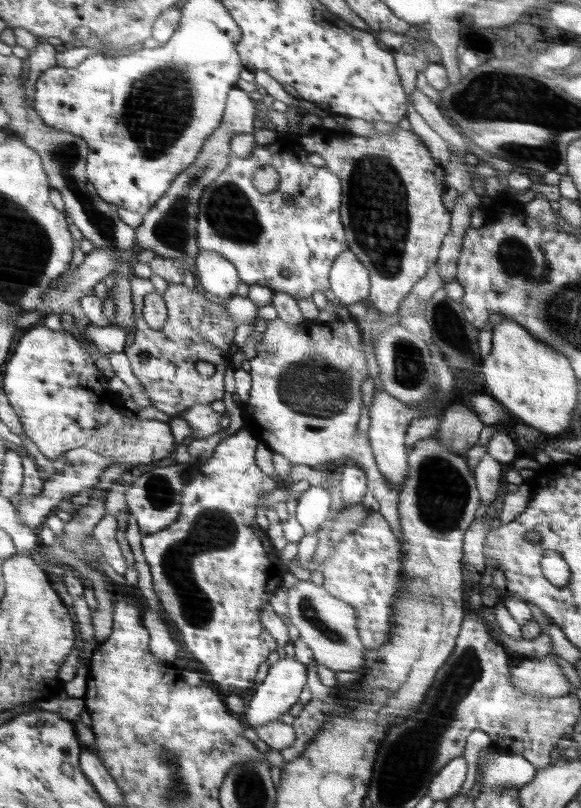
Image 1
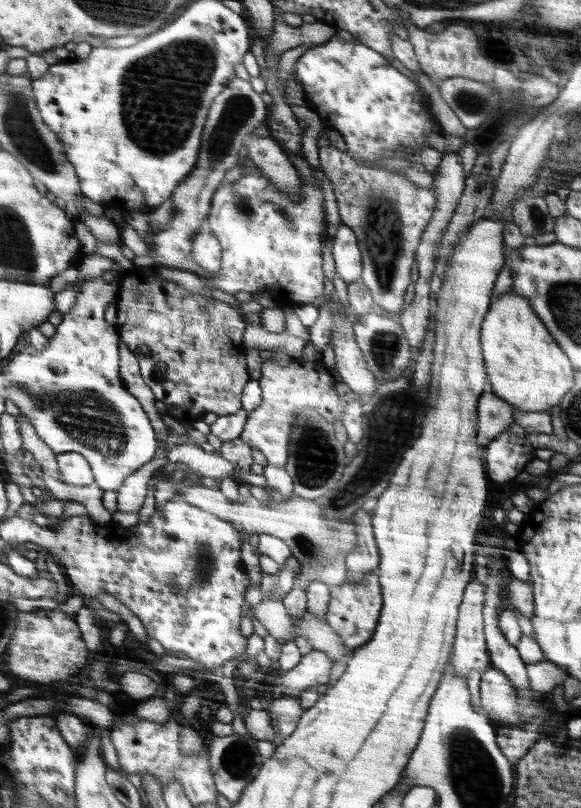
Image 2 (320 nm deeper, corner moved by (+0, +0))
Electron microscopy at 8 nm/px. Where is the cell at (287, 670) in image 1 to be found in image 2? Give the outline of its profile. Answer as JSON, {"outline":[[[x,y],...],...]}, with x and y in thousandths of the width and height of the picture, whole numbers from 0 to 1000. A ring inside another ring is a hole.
{"outline":[[[539,804],[520,813],[503,829],[487,829],[482,835],[466,839],[473,856],[489,860],[513,861],[523,854],[568,842],[568,829],[575,821],[558,807]]]}

